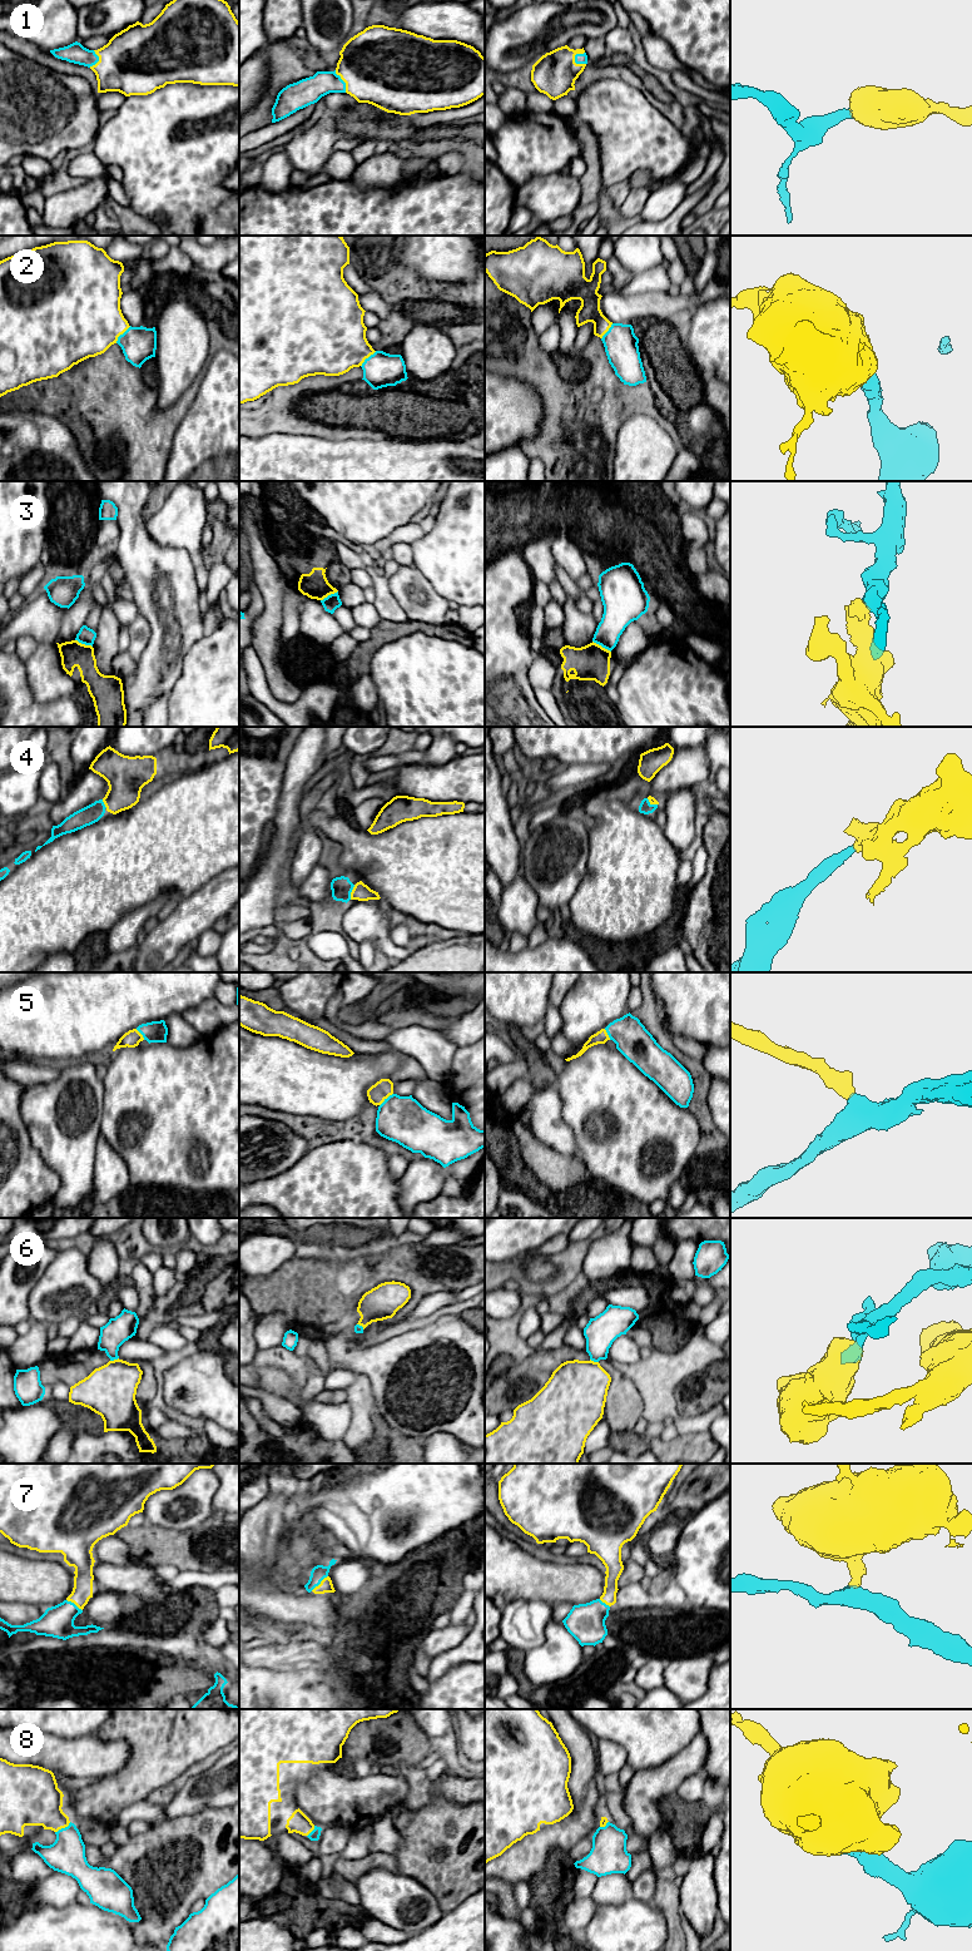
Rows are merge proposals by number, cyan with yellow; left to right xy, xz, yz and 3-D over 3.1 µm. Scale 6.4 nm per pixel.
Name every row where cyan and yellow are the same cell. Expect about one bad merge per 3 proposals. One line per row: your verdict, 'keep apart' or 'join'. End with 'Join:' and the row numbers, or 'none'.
1: join
2: join
3: keep apart
4: join
5: join
6: keep apart
7: join
8: join
Join: 1, 2, 4, 5, 7, 8

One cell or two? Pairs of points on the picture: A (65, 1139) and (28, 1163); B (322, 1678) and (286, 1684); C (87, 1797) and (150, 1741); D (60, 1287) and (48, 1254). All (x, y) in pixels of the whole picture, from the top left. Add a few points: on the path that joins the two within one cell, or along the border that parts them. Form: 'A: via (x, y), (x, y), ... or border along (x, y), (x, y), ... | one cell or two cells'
A: border along (26, 1129), (33, 1147), (59, 1178) | two cells
B: via (313, 1684), (294, 1684) | one cell
C: via (105, 1797), (145, 1759) | one cell
D: border along (56, 1253), (48, 1267) | two cells

